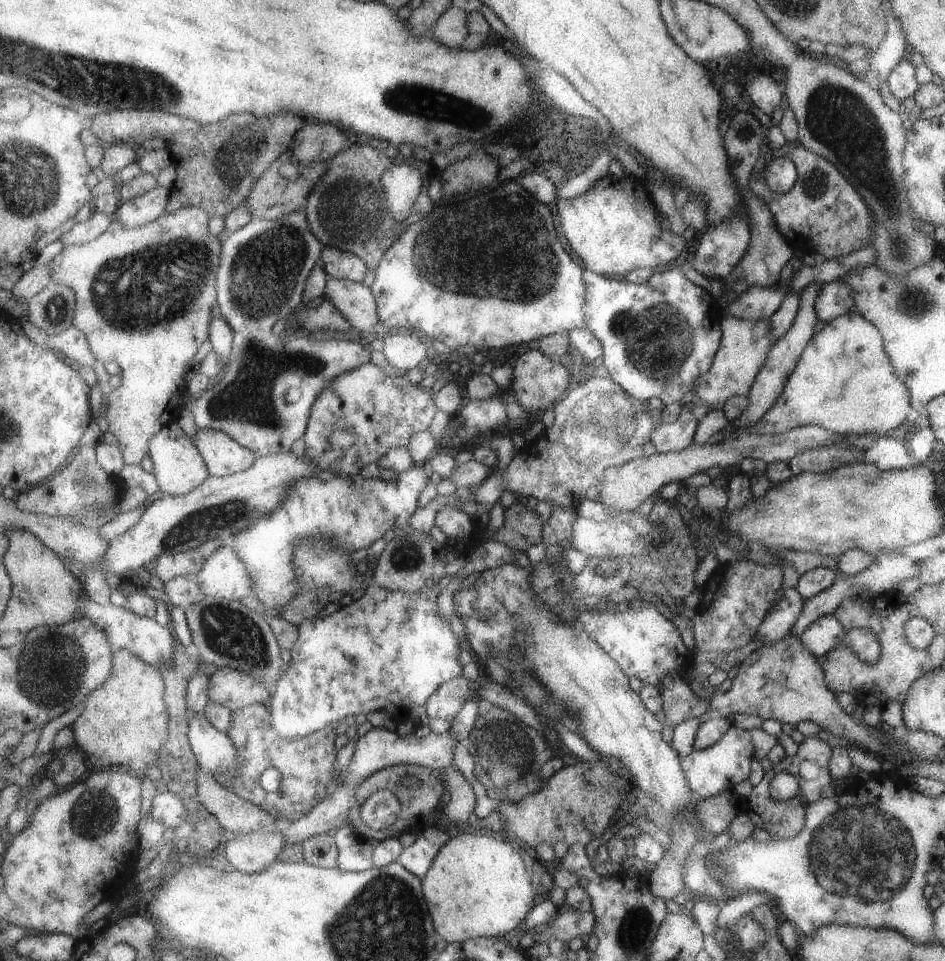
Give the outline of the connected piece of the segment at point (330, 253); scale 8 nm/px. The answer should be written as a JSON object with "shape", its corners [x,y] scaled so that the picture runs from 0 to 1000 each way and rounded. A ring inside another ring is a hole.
{"shape":[[[344,257],[340,271],[348,287],[359,291],[369,290],[382,294],[386,285],[392,282],[381,266],[357,257]]]}

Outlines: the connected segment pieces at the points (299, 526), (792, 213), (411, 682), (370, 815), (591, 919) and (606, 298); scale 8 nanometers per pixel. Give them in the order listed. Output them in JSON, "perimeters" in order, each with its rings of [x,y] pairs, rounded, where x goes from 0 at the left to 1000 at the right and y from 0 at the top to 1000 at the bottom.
{"perimeters":[[[[439,483],[432,490],[418,492],[418,497],[415,501],[401,496],[388,498],[378,494],[374,496],[333,494],[326,498],[316,499],[314,508],[310,508],[310,512],[306,512],[306,516],[302,518],[302,524],[297,524],[297,529],[286,533],[277,540],[272,540],[273,542],[263,549],[252,554],[243,566],[244,570],[261,588],[267,606],[267,616],[280,631],[278,639],[283,643],[296,641],[296,635],[302,633],[312,619],[316,618],[309,583],[319,561],[324,561],[323,558],[342,556],[346,560],[341,560],[341,562],[348,561],[356,570],[374,574],[393,568],[397,562],[407,558],[412,552],[431,549],[433,540],[440,535],[440,531],[443,529],[443,516],[452,508],[454,493],[455,490],[449,484]]],[[[833,151],[830,156],[843,182],[835,198],[822,202],[813,197],[806,185],[792,185],[793,189],[797,189],[792,200],[811,212],[820,237],[831,250],[830,255],[837,256],[844,265],[858,263],[866,270],[885,272],[915,257],[923,240],[923,228],[902,191],[878,169],[850,151]]],[[[463,607],[458,611],[450,611],[439,616],[411,615],[402,610],[393,608],[383,617],[384,620],[378,620],[371,629],[358,634],[353,638],[345,638],[342,641],[331,642],[331,645],[322,645],[315,650],[316,662],[306,678],[308,687],[305,691],[305,696],[298,703],[293,716],[291,716],[291,720],[288,722],[288,726],[284,730],[288,739],[288,757],[291,764],[301,769],[321,768],[322,766],[330,765],[333,761],[343,759],[347,753],[364,749],[365,745],[369,745],[369,743],[378,745],[378,743],[385,742],[387,744],[395,739],[406,738],[411,738],[416,745],[417,743],[424,744],[425,748],[436,752],[438,755],[442,755],[449,762],[451,732],[460,723],[460,718],[467,716],[467,712],[471,712],[477,706],[488,704],[488,699],[490,699],[490,693],[484,687],[484,683],[486,683],[486,664],[481,662],[481,653],[477,651],[479,644],[471,645],[471,643],[467,643],[465,635],[462,635],[462,622],[465,622],[467,616],[469,616],[469,612]]],[[[403,820],[393,825],[381,838],[382,854],[395,864],[414,862],[424,847],[424,832],[414,821]]],[[[598,945],[596,948],[589,950],[589,955],[585,956],[587,959],[581,961],[585,968],[585,974],[604,981],[604,978],[617,976],[629,971],[629,961],[631,960],[631,953],[619,951],[619,949],[603,947]]],[[[721,279],[704,285],[693,285],[683,296],[675,297],[653,288],[631,283],[619,283],[620,313],[618,326],[620,340],[639,360],[638,373],[644,391],[672,415],[681,416],[687,424],[697,427],[719,418],[737,403],[738,394],[754,381],[764,355],[763,334],[768,329],[762,314],[746,301],[725,289]]]]}

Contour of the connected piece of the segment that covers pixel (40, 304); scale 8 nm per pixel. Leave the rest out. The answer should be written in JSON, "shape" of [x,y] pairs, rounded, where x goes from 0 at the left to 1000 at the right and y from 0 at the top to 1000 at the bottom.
{"shape":[[[54,293],[43,301],[29,318],[30,334],[35,341],[46,342],[51,349],[61,349],[78,339],[80,304],[67,294]]]}

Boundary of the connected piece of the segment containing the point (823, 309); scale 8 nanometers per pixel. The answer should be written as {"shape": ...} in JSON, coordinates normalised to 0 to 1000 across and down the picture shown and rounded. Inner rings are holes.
{"shape":[[[884,290],[875,296],[870,296],[861,316],[861,326],[865,333],[873,337],[884,330],[901,325],[898,320],[903,316],[902,300]]]}

